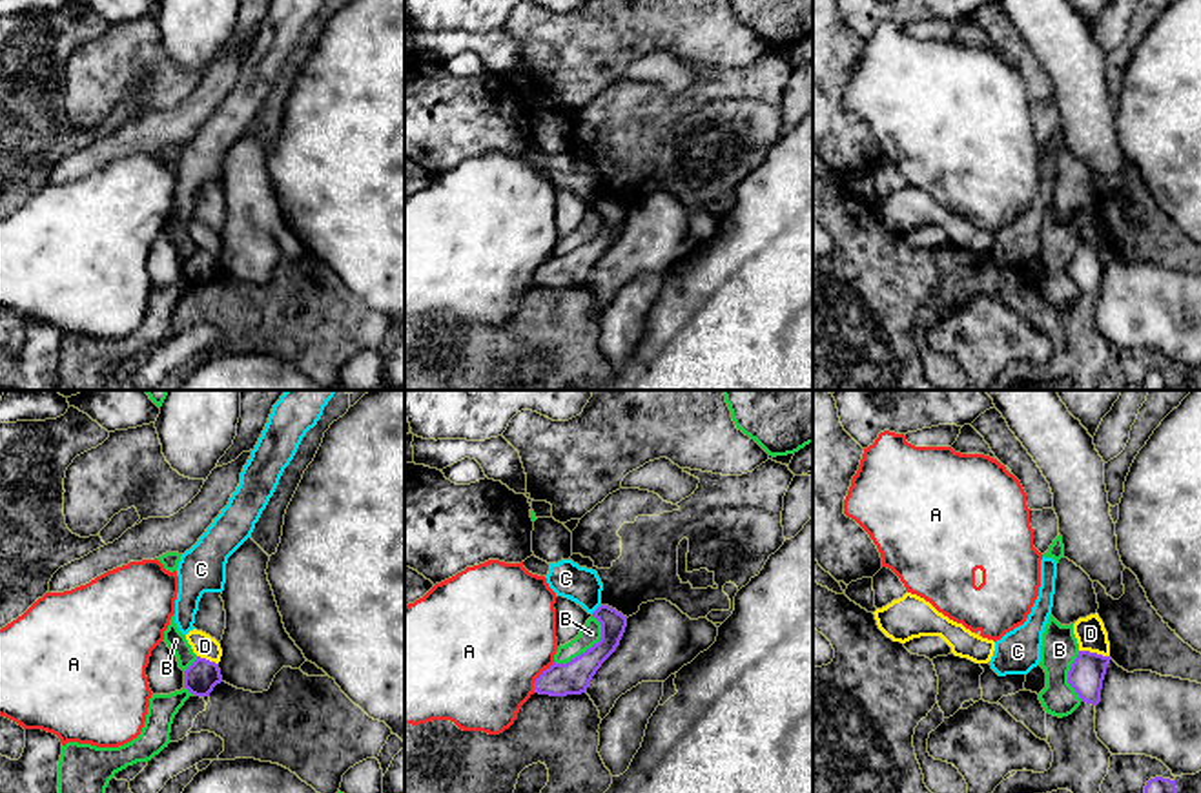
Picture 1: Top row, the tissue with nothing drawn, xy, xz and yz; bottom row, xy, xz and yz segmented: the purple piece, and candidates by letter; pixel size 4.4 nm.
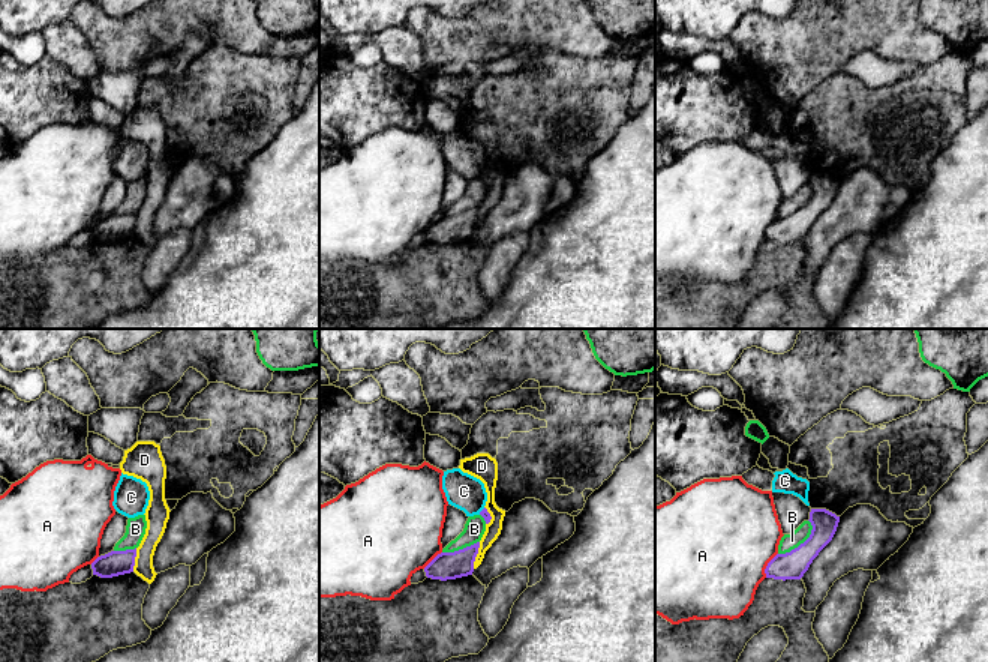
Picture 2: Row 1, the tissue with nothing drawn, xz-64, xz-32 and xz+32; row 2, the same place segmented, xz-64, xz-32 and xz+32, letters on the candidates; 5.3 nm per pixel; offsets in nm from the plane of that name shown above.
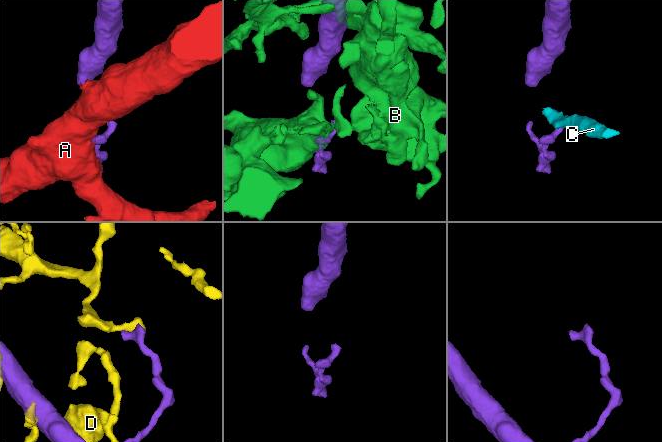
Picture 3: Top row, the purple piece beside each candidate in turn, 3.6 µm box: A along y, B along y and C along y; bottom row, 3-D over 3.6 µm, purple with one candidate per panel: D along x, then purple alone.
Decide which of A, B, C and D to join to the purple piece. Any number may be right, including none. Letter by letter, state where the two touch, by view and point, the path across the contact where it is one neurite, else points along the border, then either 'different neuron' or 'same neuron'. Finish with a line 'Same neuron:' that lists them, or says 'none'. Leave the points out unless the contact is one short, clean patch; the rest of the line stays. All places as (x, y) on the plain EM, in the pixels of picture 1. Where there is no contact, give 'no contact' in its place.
A: meets purple in xz at (538, 268); different neuron
B: meets purple in xz at (585, 243); different neuron
C: meets purple in xz at (596, 201); border along xz (600, 195), (591, 205); different neuron
D: meets purple in yz at (1094, 245); different neuron
Same neuron: none

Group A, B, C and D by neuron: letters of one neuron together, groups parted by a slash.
A / B / C / D

